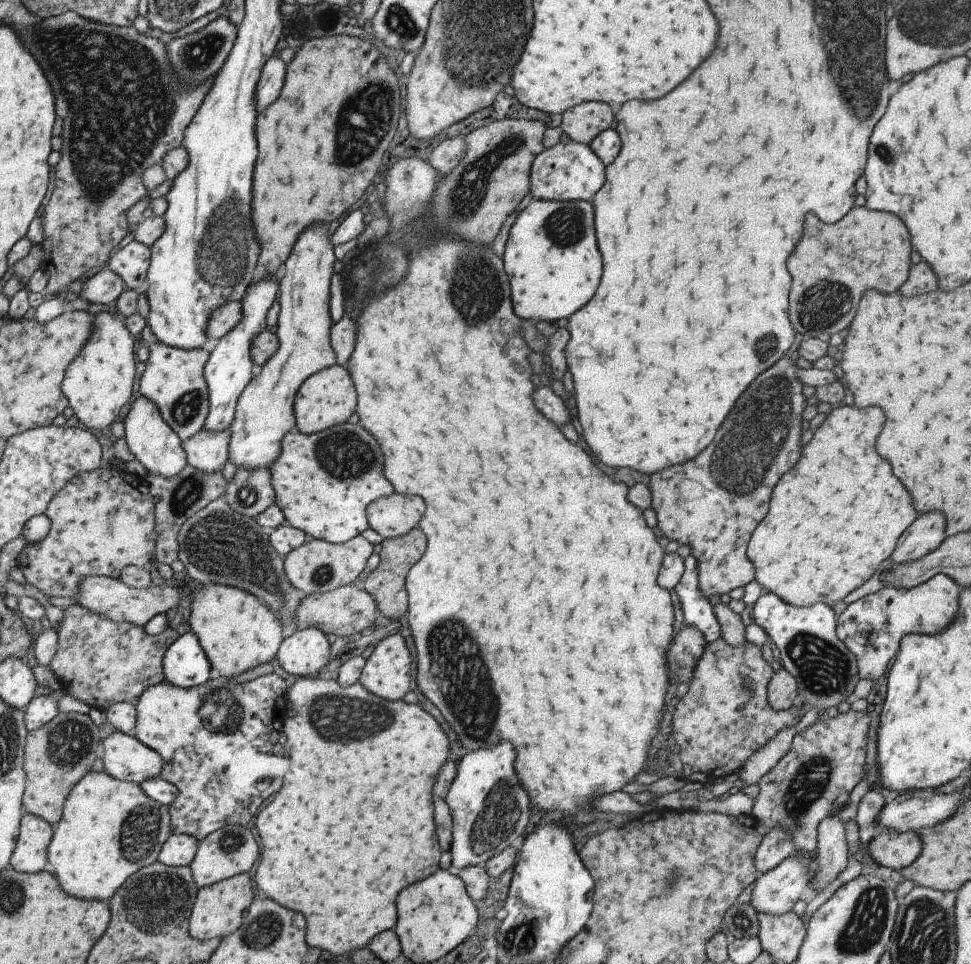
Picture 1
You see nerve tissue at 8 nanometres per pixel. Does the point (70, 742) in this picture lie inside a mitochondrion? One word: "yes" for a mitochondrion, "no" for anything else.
yes

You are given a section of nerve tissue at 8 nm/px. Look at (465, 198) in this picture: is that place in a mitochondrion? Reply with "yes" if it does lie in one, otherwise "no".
yes

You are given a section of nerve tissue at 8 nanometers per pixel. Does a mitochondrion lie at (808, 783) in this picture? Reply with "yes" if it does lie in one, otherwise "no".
yes

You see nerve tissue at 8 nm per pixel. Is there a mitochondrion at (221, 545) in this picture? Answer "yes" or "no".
yes

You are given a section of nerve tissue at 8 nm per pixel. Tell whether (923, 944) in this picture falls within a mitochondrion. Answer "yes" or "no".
yes

